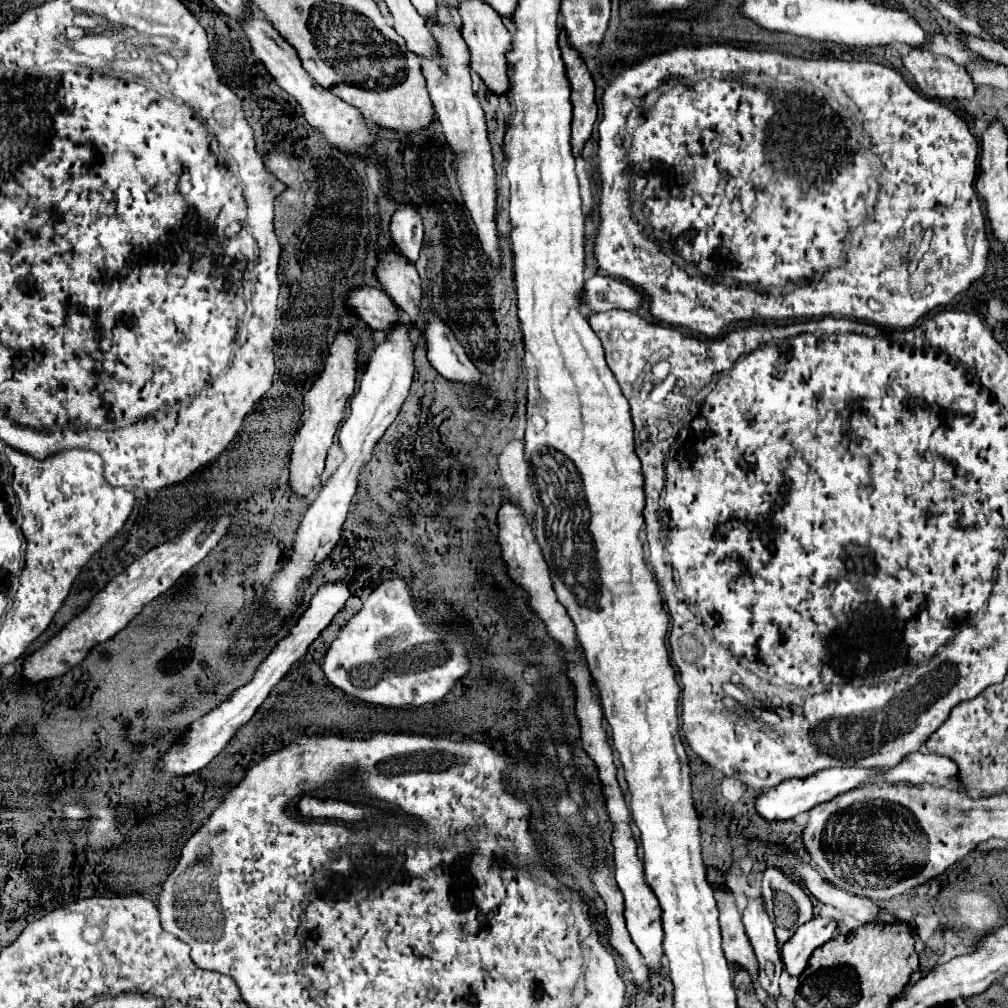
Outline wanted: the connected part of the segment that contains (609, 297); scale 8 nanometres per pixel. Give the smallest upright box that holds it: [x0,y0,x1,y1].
[584,276,642,312]

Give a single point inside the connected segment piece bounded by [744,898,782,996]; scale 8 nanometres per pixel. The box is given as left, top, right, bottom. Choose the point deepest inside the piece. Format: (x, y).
(758, 927)

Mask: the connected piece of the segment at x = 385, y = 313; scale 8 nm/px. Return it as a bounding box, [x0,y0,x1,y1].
[346,288,400,332]

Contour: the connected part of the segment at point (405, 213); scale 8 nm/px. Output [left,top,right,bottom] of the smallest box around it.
[390,206,422,264]

